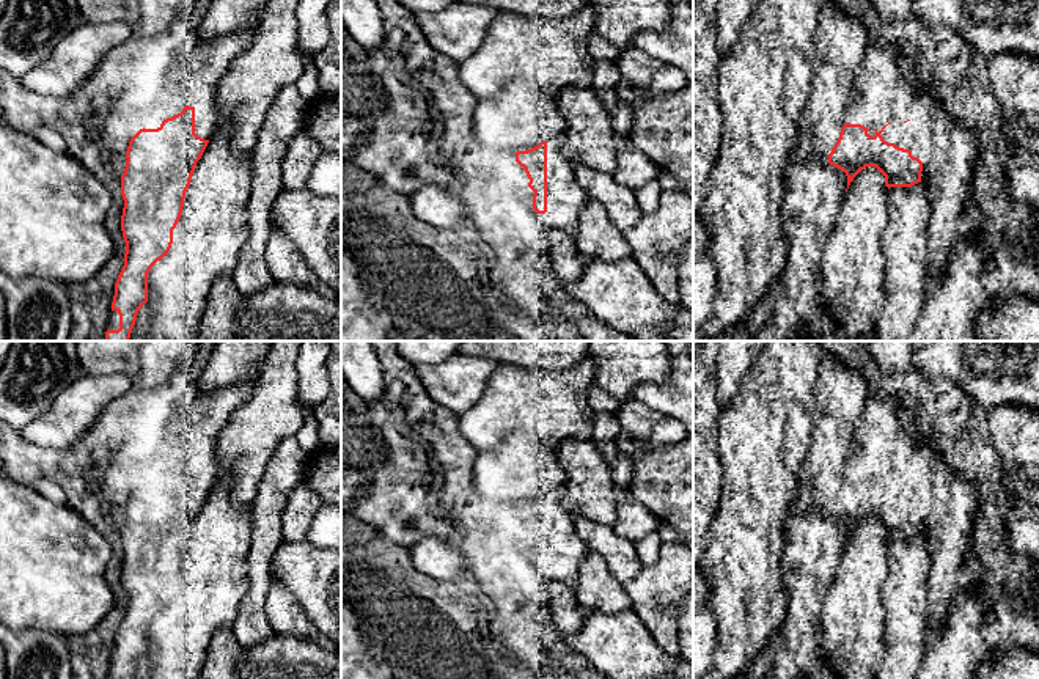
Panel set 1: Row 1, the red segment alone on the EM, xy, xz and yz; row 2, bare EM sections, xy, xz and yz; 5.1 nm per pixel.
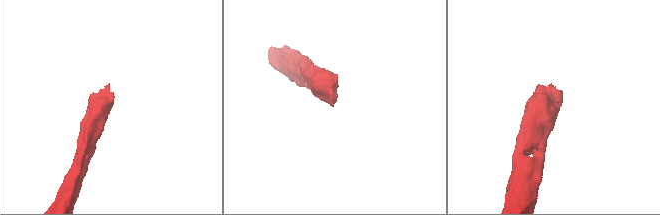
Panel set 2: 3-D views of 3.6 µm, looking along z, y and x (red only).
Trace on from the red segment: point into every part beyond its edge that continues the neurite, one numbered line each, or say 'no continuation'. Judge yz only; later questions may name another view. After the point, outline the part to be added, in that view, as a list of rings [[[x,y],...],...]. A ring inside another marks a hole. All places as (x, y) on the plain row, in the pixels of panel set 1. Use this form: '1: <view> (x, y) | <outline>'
1: yz (881, 447) | [[[872,395],[860,418],[847,475],[882,483],[888,475],[929,470],[931,453],[904,429],[896,409],[885,396]]]

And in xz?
1: xz (565, 549) | [[[564,494],[547,495],[547,566],[549,578],[574,588],[578,563],[588,555],[575,531],[574,517],[561,506]]]

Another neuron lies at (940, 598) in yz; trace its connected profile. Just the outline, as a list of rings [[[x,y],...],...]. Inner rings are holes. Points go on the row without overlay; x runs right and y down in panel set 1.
[[[929,575],[927,608],[931,627],[943,621],[946,610],[953,602],[954,593],[948,586],[934,582]]]

